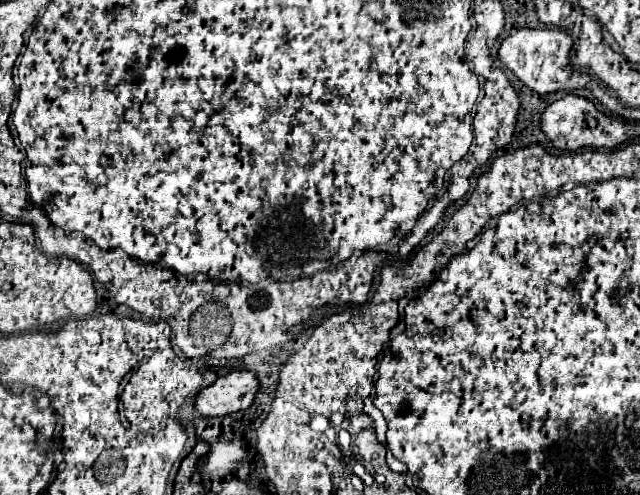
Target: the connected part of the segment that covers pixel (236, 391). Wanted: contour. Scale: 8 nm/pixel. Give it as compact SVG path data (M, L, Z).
M231 372L199 392L195 409L201 416L227 416L251 406L257 378L251 372Z

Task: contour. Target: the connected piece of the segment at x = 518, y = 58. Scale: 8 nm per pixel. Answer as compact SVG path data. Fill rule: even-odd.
M517 28L499 46L499 60L513 70L513 74L533 92L551 94L565 88L569 78L569 50L573 46L571 36L565 30L549 28Z

